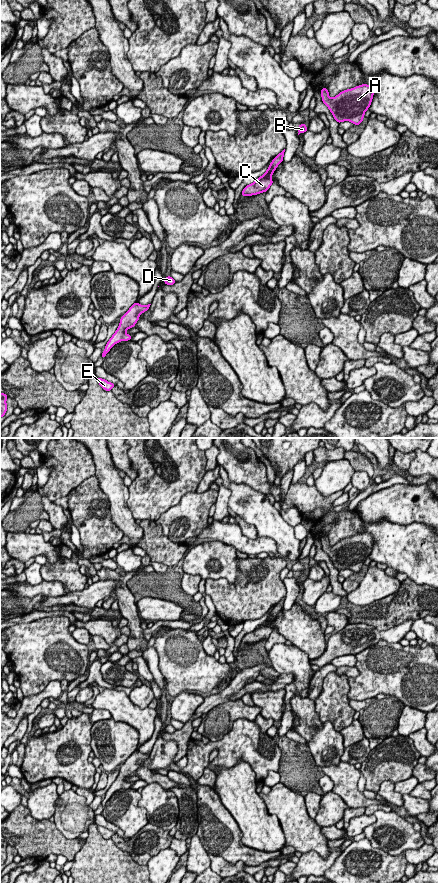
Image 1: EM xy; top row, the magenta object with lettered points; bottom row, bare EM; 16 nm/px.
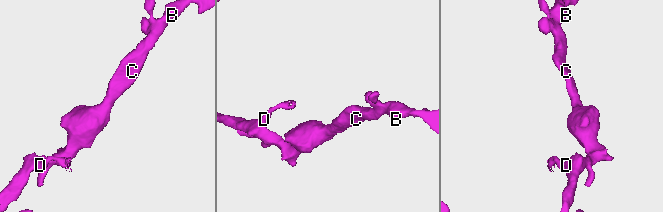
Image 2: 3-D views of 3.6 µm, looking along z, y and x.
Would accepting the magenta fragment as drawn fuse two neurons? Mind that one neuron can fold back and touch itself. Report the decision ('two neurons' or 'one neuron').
one neuron

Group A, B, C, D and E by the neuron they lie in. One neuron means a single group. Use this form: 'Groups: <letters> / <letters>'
Groups: A B C D E

